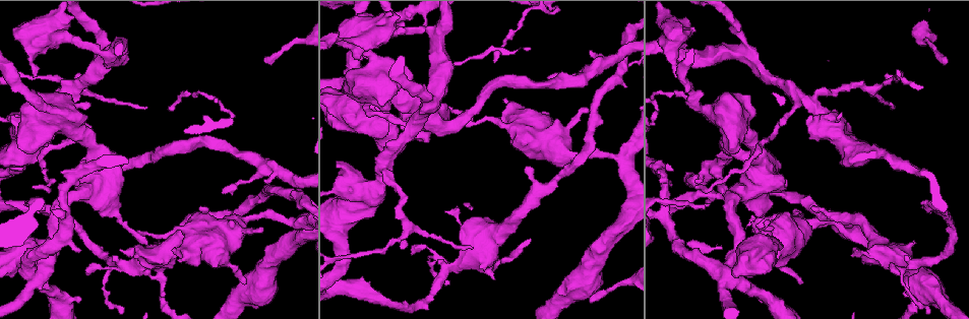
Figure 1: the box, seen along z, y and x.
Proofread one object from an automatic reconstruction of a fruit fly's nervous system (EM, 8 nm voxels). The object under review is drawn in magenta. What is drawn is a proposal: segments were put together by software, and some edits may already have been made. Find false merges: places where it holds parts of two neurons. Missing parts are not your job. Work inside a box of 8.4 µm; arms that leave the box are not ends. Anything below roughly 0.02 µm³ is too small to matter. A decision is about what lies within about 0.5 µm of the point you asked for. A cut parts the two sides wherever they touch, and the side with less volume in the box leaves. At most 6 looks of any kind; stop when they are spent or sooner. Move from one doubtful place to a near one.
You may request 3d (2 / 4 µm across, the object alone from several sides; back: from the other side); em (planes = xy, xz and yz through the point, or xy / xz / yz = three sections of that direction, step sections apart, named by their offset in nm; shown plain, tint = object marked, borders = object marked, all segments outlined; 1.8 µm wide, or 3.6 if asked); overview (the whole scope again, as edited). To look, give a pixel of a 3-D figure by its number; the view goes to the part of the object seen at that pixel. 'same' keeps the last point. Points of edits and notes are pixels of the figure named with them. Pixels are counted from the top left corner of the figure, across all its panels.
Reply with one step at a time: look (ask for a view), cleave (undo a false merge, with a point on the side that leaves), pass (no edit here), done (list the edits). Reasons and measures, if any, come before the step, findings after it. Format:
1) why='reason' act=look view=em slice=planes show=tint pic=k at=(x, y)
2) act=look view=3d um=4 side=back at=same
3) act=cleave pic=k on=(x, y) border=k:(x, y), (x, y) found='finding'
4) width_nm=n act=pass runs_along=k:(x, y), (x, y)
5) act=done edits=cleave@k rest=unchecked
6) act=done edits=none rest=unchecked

why='calibre changes' act=look view=3d um=4 pic=1 at=(194, 237)

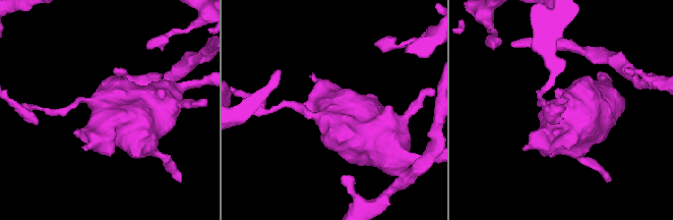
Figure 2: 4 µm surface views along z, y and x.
why='need the tissue' act=look view=em um=3.6 slice=planes show=tint pic=2 at=(335, 118)

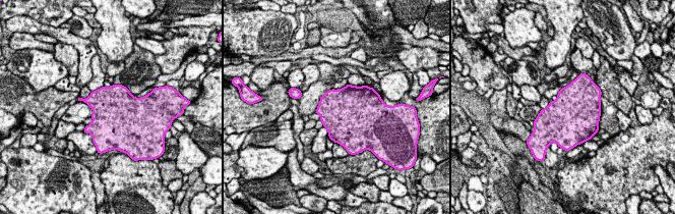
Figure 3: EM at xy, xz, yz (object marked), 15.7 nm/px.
act=pass found='one neuron here'

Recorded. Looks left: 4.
why='sharp bend' act=look view=3d um=2 pic=1 at=(914, 268)

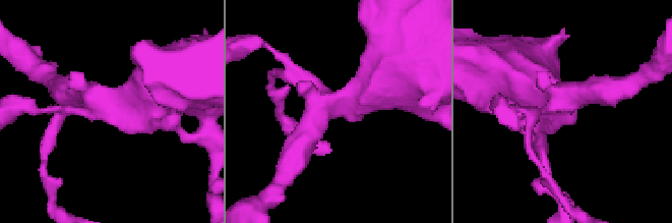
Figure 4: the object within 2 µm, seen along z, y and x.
why='shape alone is not enough' act=look view=em slice=yz step=4 show=tint pic=4 at=(101, 104)

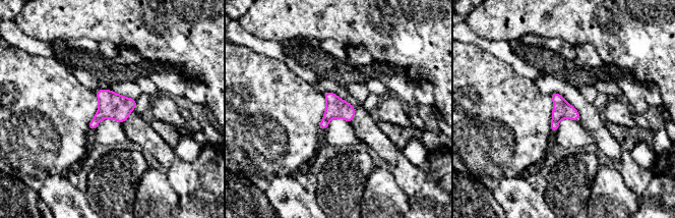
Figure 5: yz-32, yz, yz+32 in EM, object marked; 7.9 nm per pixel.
why='another direction' act=look view=em slice=planes show=tint at=same

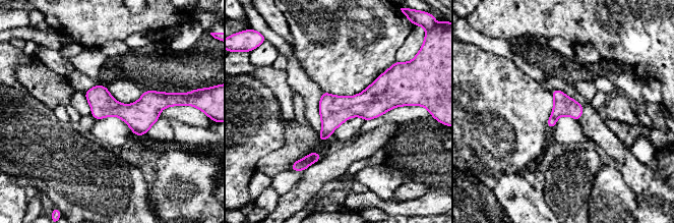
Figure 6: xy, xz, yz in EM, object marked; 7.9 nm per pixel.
width_nm=160 act=cleave pic=6 on=(551, 122) border=6:(550, 116), (555, 119) found='two neurons meet here'

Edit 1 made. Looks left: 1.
act=done edits=cleave@6 rest=unchecked

